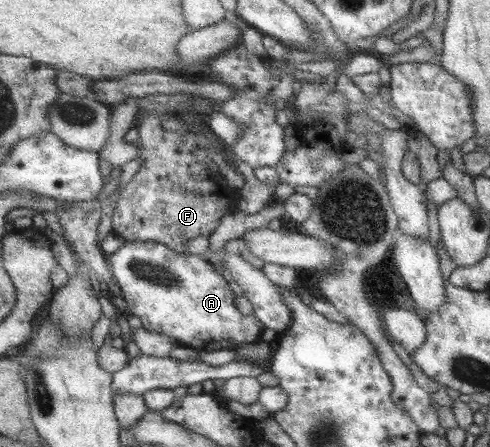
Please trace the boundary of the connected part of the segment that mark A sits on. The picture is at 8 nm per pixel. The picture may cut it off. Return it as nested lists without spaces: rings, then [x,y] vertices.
[[[126,241],[123,247],[119,248],[115,253],[109,255],[108,257],[109,261],[111,262],[111,268],[115,277],[115,281],[122,290],[124,300],[126,300],[128,304],[128,312],[139,316],[143,320],[144,328],[146,330],[167,334],[168,336],[174,338],[176,342],[180,342],[182,346],[190,347],[194,350],[197,350],[198,352],[212,352],[214,350],[236,350],[236,348],[239,348],[242,346],[242,344],[250,344],[253,342],[256,343],[262,341],[262,338],[260,338],[260,336],[262,336],[262,321],[256,315],[244,315],[242,312],[240,312],[240,310],[238,310],[238,308],[236,308],[236,304],[234,304],[234,296],[236,296],[236,294],[232,293],[232,288],[230,288],[230,284],[228,284],[230,281],[229,276],[227,274],[220,274],[212,262],[204,260],[204,258],[200,258],[200,255],[194,256],[194,254],[175,252],[174,249],[168,248],[168,246],[164,244],[155,243],[154,241]]]

